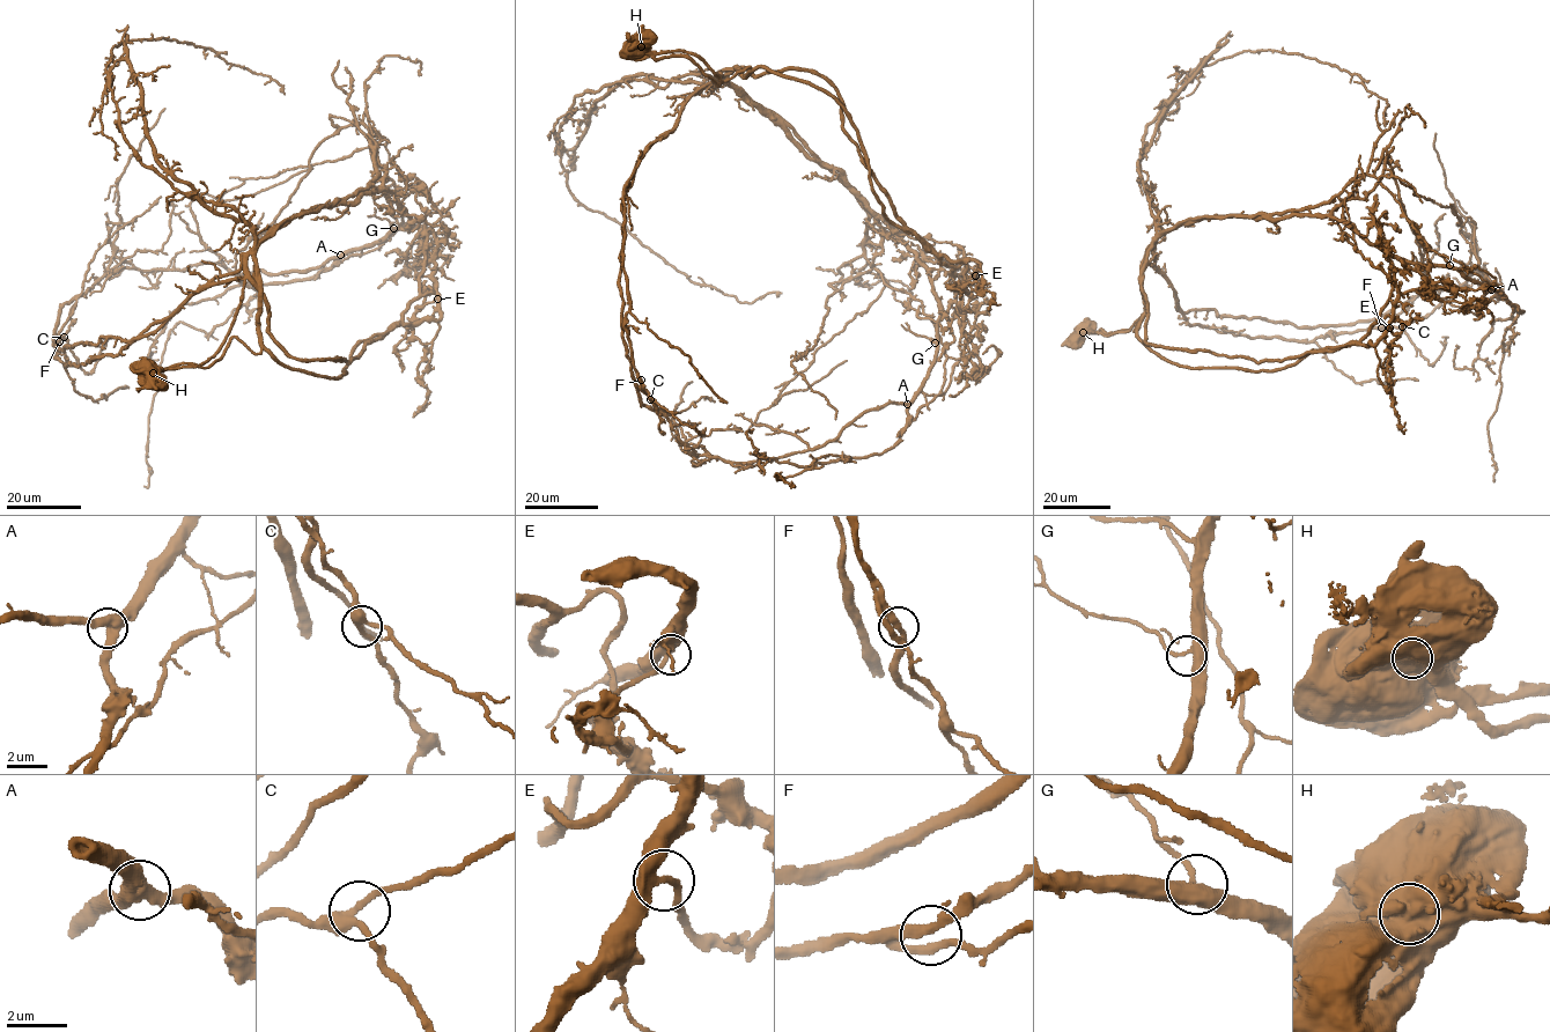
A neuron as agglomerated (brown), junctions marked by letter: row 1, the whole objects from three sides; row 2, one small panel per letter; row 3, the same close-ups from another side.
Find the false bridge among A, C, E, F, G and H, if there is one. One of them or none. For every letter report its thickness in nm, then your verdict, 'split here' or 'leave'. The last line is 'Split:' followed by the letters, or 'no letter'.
A: calibre 500 nm; leave
C: calibre 320 nm; leave
E: calibre 400 nm; leave
F: calibre 260 nm; leave
G: calibre 300 nm; leave
H: calibre 1050 nm; split here
Split: H

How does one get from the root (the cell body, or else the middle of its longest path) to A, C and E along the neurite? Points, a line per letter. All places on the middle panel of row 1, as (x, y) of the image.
A: (639, 46), (689, 57), (717, 86), (721, 73), (917, 257), (939, 318), (907, 404)
C: (639, 46), (689, 57), (717, 86), (717, 71), (730, 69), (694, 91), (624, 192), (624, 327), (650, 399)
E: (639, 46), (693, 53), (722, 82), (750, 66), (824, 89), (890, 221), (978, 262), (975, 275)

